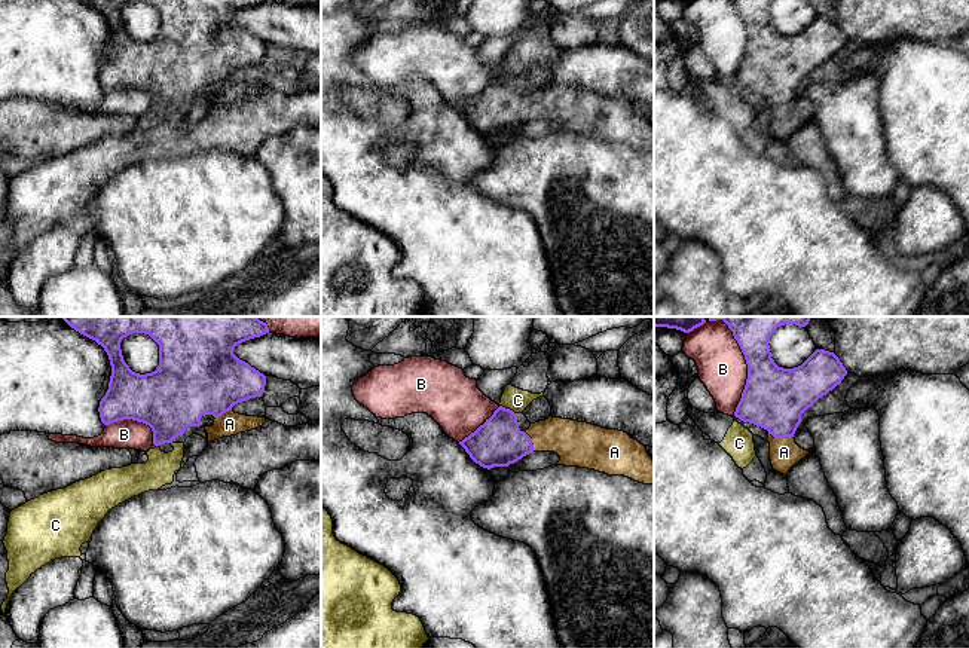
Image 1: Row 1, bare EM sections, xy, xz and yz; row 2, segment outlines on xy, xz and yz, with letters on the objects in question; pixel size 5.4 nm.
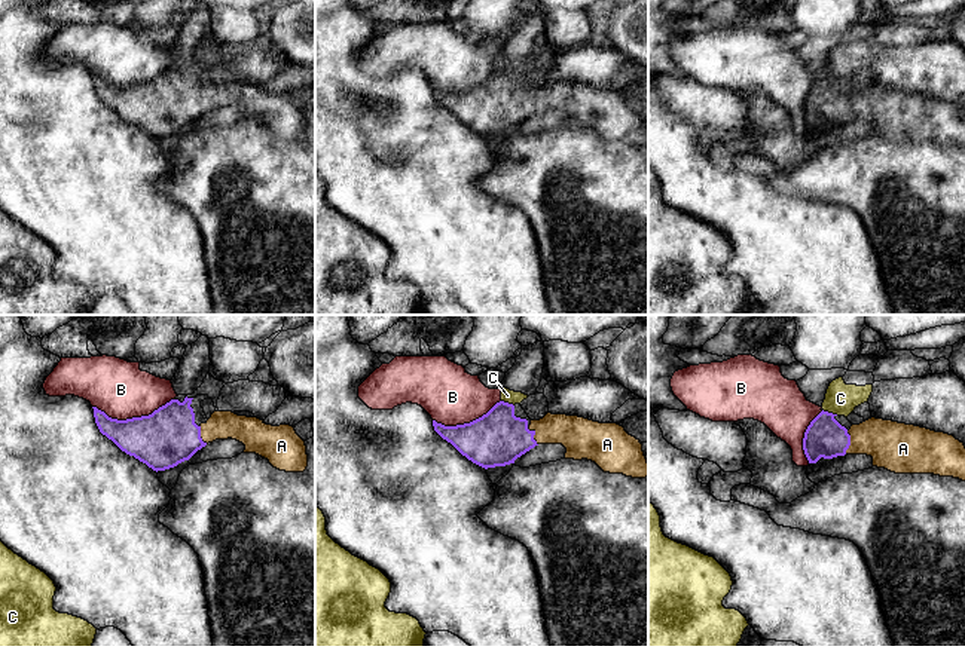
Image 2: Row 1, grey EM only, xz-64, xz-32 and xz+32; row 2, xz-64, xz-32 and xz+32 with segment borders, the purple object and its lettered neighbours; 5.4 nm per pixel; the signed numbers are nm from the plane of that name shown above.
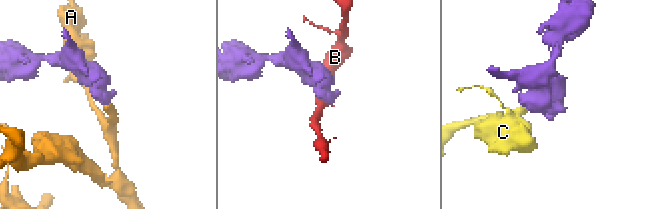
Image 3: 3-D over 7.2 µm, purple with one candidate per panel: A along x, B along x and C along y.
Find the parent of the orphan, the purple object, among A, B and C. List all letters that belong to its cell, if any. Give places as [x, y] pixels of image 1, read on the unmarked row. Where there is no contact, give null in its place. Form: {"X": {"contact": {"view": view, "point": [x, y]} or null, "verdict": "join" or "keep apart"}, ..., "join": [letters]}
{"A": {"contact": {"view": "yz", "point": [780, 104]}, "verdict": "join"}, "B": {"contact": {"view": "yz", "point": [748, 42]}, "verdict": "keep apart"}, "C": {"contact": {"view": "xz", "point": [509, 76]}, "verdict": "keep apart"}, "join": ["A"]}

